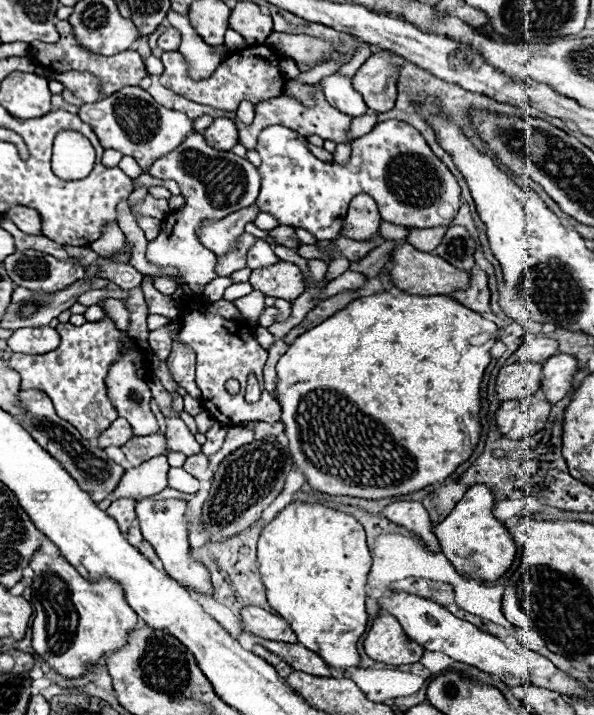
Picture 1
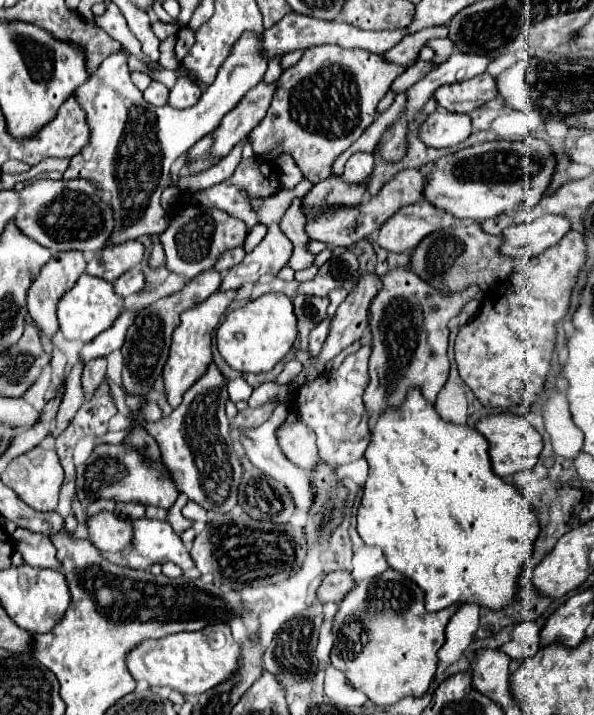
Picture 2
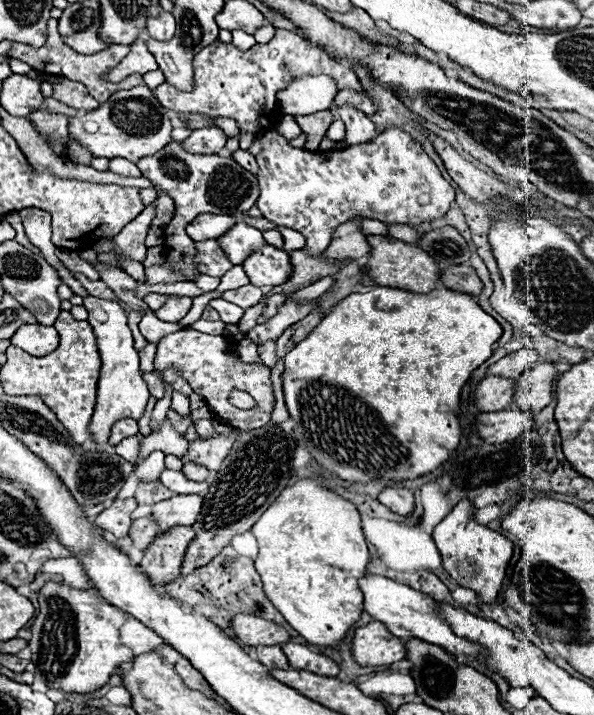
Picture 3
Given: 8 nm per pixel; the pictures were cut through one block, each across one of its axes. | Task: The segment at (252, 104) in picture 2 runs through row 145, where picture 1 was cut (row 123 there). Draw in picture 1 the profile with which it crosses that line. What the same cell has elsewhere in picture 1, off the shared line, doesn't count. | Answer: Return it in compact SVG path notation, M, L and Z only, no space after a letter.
M216 118L204 132L208 146L214 150L232 150L238 144L238 128L230 118Z

